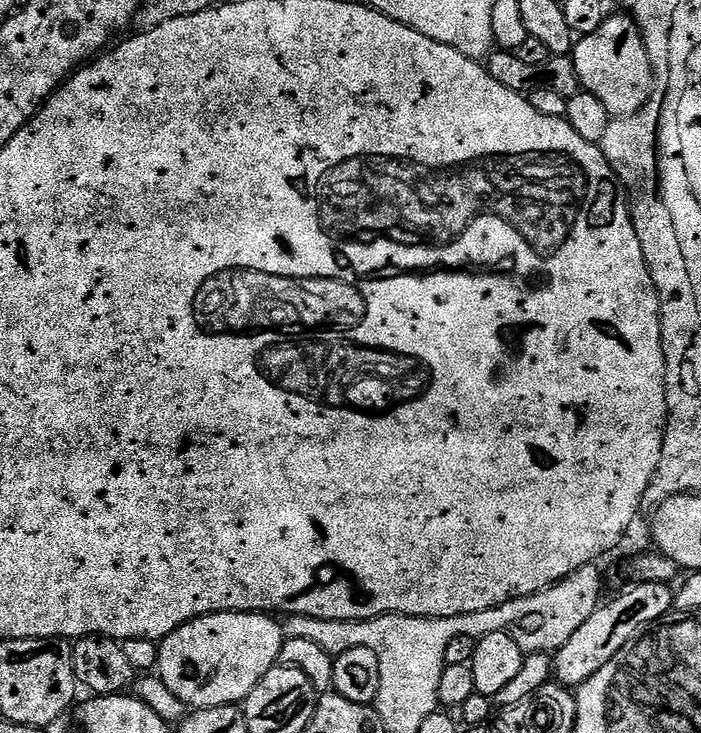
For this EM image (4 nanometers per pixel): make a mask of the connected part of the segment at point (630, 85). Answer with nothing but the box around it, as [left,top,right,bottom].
[571,14,654,117]

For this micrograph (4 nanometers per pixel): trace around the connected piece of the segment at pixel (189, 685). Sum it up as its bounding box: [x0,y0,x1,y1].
[158,612,285,709]

